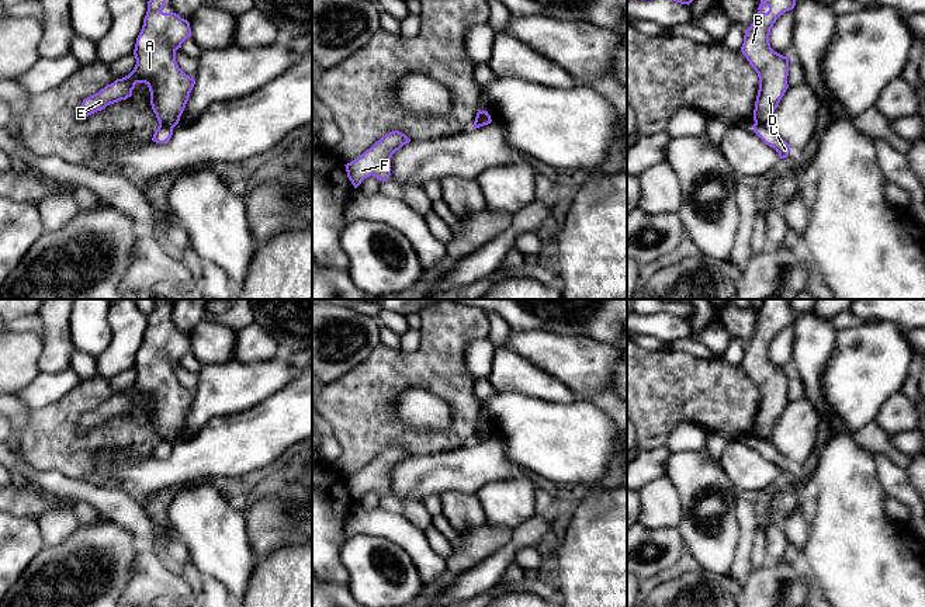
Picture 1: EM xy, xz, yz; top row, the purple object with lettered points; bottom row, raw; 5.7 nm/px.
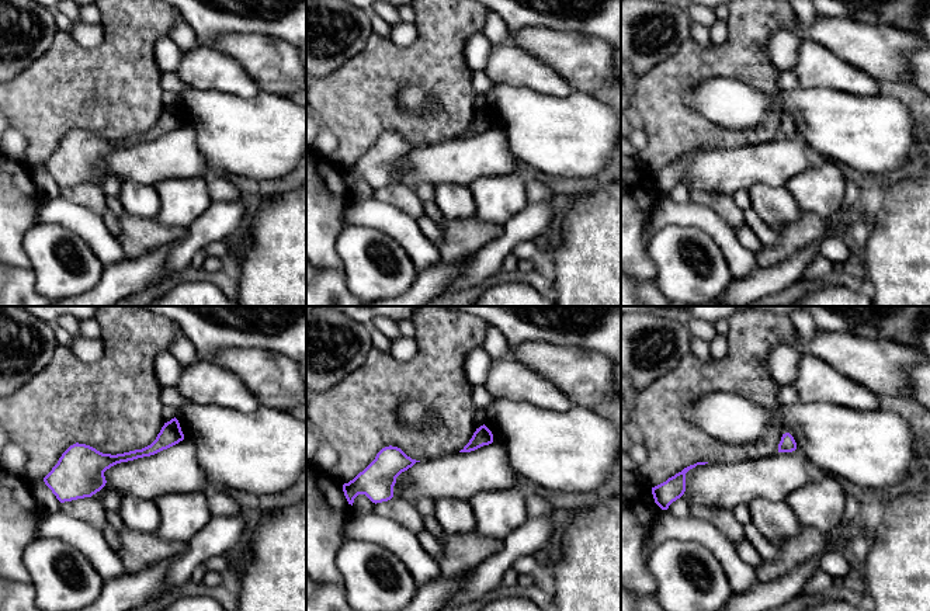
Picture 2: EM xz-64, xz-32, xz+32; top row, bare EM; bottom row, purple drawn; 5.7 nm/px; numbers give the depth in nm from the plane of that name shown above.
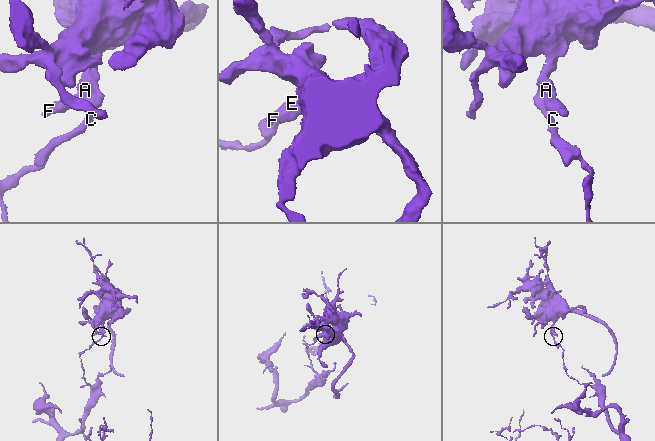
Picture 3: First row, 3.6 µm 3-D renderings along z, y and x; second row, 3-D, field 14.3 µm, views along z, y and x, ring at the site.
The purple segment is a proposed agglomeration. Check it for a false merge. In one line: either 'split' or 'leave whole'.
split

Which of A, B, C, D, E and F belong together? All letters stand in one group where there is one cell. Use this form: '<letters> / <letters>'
A B D E F / C

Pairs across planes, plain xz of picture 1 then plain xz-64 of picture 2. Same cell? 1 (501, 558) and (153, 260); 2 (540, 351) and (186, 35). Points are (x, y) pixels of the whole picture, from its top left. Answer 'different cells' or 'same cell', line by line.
1: different cells
2: different cells

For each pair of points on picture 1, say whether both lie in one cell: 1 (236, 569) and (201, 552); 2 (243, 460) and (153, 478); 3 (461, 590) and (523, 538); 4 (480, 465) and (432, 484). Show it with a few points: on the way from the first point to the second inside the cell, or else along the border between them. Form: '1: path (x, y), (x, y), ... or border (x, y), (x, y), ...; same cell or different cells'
1: path (228, 561), (220, 552), (210, 552); same cell
2: path (221, 460), (191, 460), (176, 470); same cell
3: path (477, 581), (508, 552); same cell
4: path (468, 468), (443, 472); same cell

